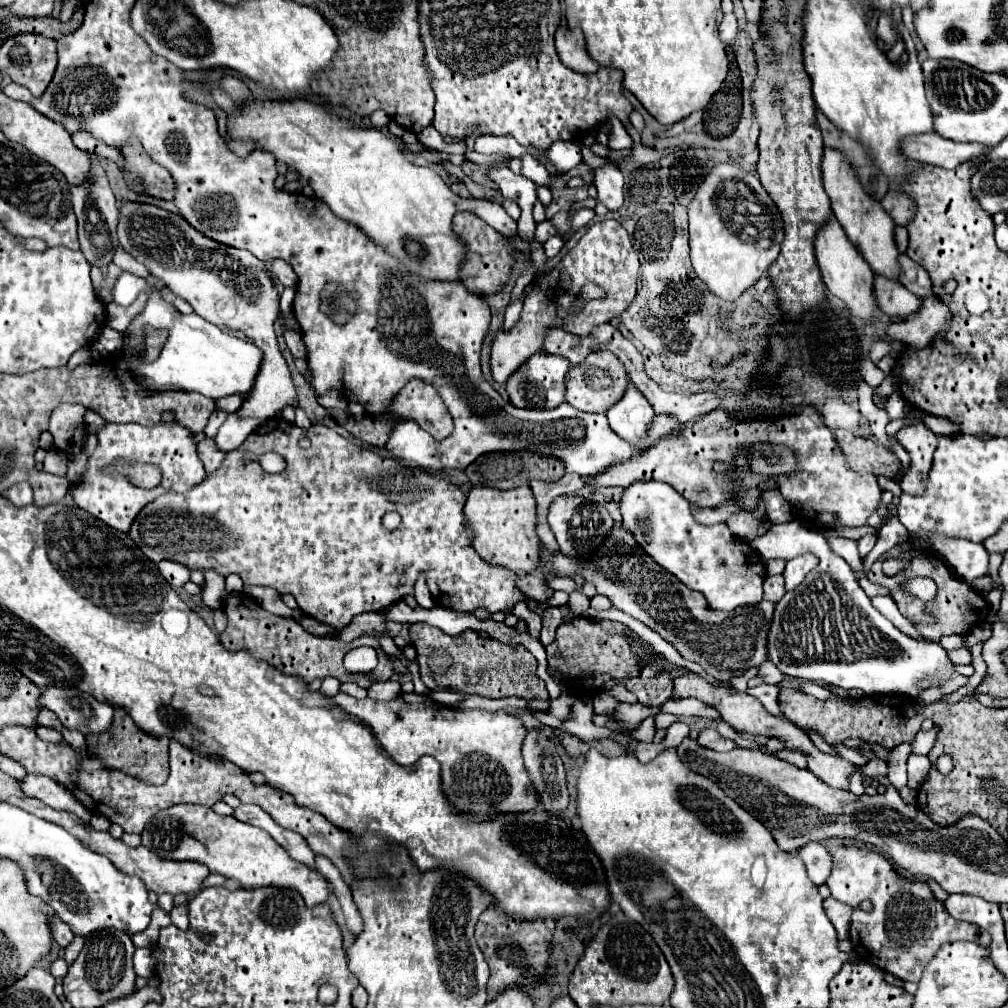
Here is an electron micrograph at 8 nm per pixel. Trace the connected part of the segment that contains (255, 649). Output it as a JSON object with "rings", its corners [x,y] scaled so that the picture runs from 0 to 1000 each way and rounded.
{"rings":[[[228,589],[222,597],[222,607],[226,611],[226,621],[224,625],[218,629],[218,637],[228,643],[228,645],[236,645],[236,643],[246,643],[250,645],[250,649],[256,655],[264,655],[266,659],[274,661],[280,667],[286,669],[294,669],[298,673],[302,673],[304,677],[310,677],[312,673],[323,673],[323,671],[331,671],[337,677],[345,677],[351,671],[339,661],[339,653],[343,647],[347,647],[349,643],[355,643],[359,639],[369,639],[369,643],[375,647],[375,661],[365,667],[365,669],[353,669],[353,679],[359,683],[365,683],[371,675],[385,675],[389,669],[389,657],[387,653],[381,649],[381,645],[377,643],[375,635],[371,631],[357,631],[349,637],[339,637],[337,633],[325,633],[325,631],[312,631],[308,627],[304,627],[292,613],[280,613],[274,609],[266,609],[262,603],[258,603],[254,597],[250,597],[250,593],[246,593],[244,589]]]}

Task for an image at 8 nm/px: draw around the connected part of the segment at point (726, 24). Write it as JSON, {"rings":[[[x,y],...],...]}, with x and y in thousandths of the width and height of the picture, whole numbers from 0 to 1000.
{"rings":[[[726,14],[718,16],[718,20],[714,22],[712,26],[712,32],[714,32],[714,40],[718,46],[724,46],[730,38],[730,32],[732,32],[732,26],[730,26],[730,18]]]}

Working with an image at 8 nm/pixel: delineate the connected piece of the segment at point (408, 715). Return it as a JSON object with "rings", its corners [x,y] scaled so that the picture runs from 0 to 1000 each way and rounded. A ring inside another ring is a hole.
{"rings":[[[335,687],[329,692],[329,696],[333,700],[337,700],[341,706],[353,710],[363,720],[367,720],[371,730],[377,734],[381,744],[391,752],[391,756],[395,756],[399,760],[407,760],[421,748],[431,750],[438,760],[440,786],[442,786],[444,794],[454,804],[462,804],[464,808],[474,808],[474,810],[488,810],[494,806],[516,806],[516,804],[530,804],[536,800],[536,788],[532,788],[530,776],[528,776],[522,760],[518,758],[516,740],[518,740],[522,722],[514,708],[504,708],[498,704],[480,706],[474,702],[470,702],[470,704],[448,702],[448,706],[444,706],[444,704],[438,704],[438,700],[427,696],[425,692],[419,692],[419,688],[413,688],[413,687],[401,688],[399,692],[393,692],[391,696],[375,696],[369,692],[355,694],[347,688]],[[403,690],[417,690],[417,692],[413,692],[411,696],[405,696],[405,694],[401,694]]]}

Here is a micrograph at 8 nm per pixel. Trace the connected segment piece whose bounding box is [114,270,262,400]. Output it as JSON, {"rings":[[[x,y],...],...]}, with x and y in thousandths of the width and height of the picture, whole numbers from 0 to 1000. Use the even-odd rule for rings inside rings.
{"rings":[[[119,270],[113,280],[113,286],[121,290],[121,304],[131,304],[141,290],[147,292],[143,308],[131,315],[127,325],[123,327],[123,345],[121,345],[121,359],[127,361],[129,371],[149,389],[161,387],[185,387],[185,389],[198,389],[204,395],[216,397],[228,391],[244,393],[250,385],[254,375],[254,367],[258,363],[258,345],[254,345],[248,337],[236,335],[230,329],[224,329],[206,317],[198,315],[196,312],[177,312],[171,300],[165,300],[161,290],[155,288],[147,276],[137,276],[129,270]],[[147,325],[163,327],[165,341],[161,343],[155,357],[145,357],[145,335]]]}

